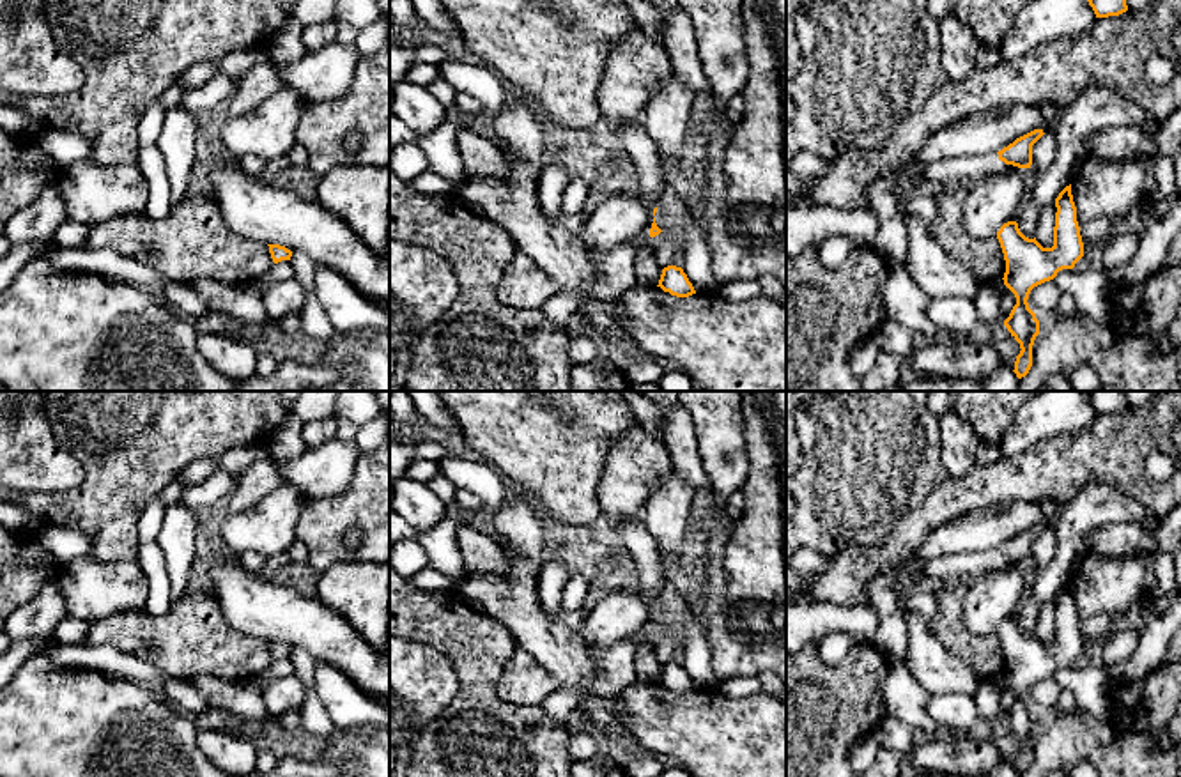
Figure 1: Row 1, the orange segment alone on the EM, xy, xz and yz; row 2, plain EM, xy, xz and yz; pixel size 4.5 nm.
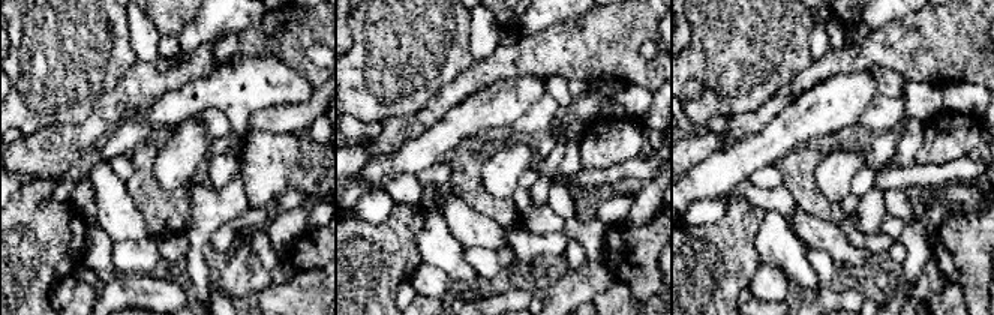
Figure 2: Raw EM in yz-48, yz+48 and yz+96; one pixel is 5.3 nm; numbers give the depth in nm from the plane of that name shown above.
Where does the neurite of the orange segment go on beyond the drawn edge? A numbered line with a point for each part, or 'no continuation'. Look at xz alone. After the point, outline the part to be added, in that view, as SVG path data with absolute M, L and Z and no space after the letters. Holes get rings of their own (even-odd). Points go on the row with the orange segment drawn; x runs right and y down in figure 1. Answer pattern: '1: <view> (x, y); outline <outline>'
1: xz (641, 151); outline M639 122L625 124L614 129L620 136L629 159L634 165L639 177L639 198L643 205L653 212L662 193L668 189L668 177L664 165L657 156L657 147L648 136L646 129Z

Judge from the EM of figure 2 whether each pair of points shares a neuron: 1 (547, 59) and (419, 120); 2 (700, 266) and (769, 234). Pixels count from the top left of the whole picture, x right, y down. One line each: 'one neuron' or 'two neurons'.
1: one neuron
2: two neurons

